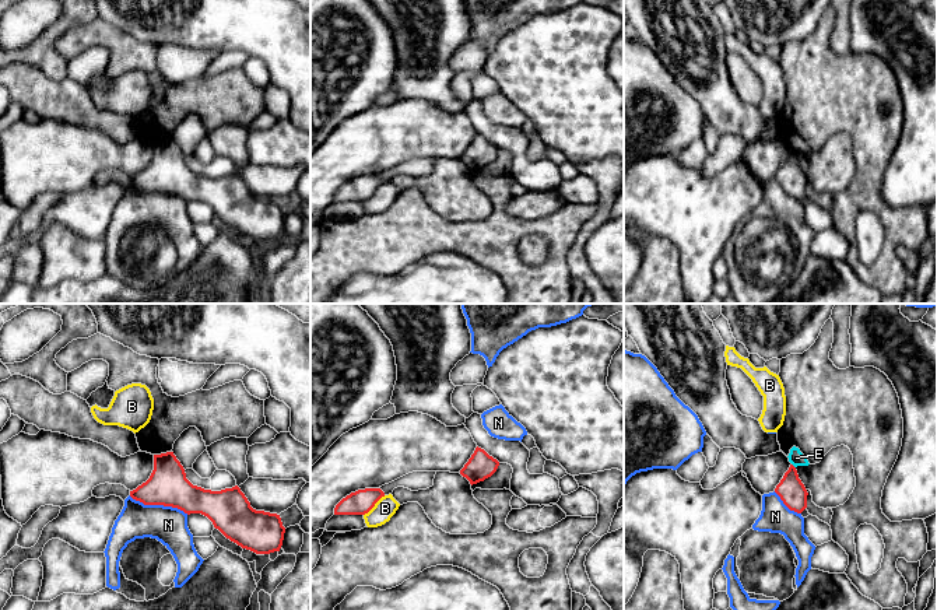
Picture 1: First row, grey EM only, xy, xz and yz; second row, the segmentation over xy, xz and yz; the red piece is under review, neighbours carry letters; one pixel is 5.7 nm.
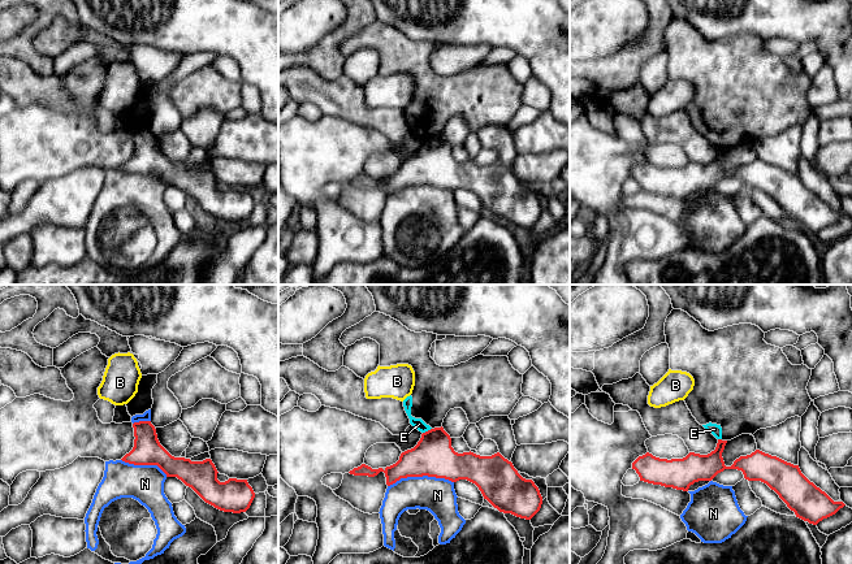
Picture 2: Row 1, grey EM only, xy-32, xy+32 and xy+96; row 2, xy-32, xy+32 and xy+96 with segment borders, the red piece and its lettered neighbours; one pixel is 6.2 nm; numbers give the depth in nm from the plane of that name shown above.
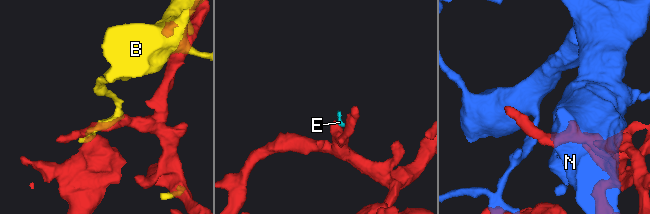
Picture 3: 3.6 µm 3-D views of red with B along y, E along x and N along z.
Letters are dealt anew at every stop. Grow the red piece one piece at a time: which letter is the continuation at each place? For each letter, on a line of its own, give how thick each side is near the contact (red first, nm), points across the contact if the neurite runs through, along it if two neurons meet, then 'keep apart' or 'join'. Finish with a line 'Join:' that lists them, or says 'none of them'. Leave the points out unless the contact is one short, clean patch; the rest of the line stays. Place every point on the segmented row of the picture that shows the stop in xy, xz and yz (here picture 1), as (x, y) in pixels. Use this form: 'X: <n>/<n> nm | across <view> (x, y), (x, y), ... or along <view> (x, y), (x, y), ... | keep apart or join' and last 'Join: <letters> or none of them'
B: 140/120 nm | along xz (385, 495), (364, 515) | keep apart
E: 160/90 nm | along yz (792, 463), (795, 467) | keep apart
N: 220/220 nm | keep apart
Join: none of them

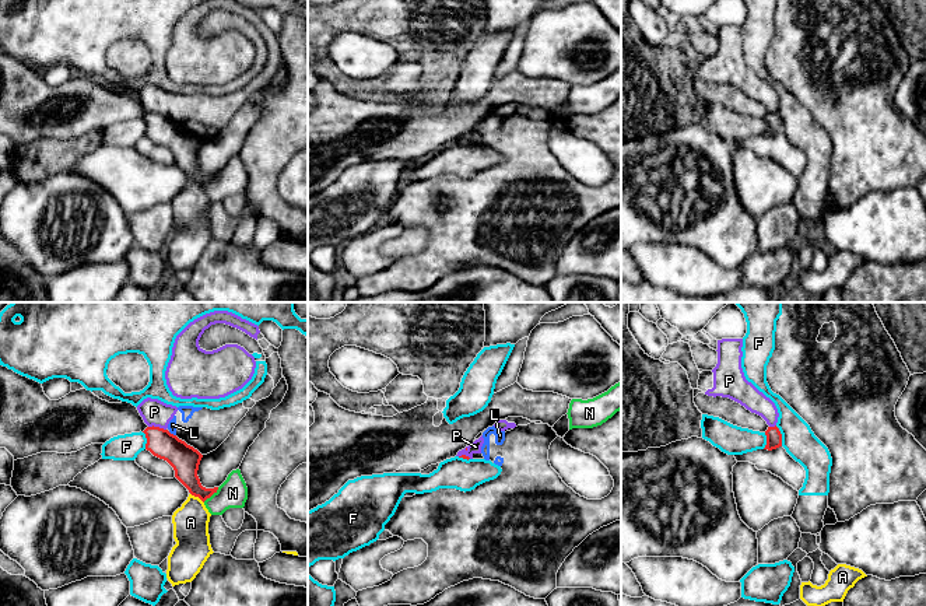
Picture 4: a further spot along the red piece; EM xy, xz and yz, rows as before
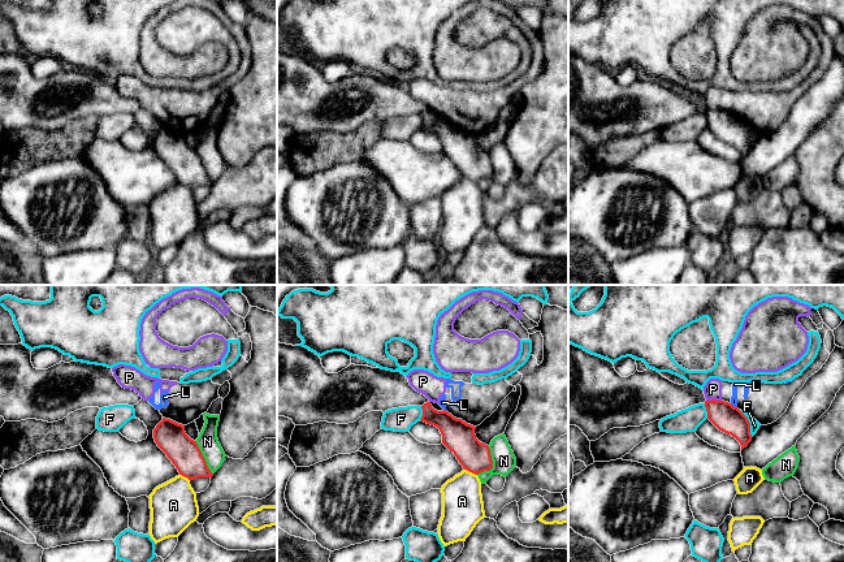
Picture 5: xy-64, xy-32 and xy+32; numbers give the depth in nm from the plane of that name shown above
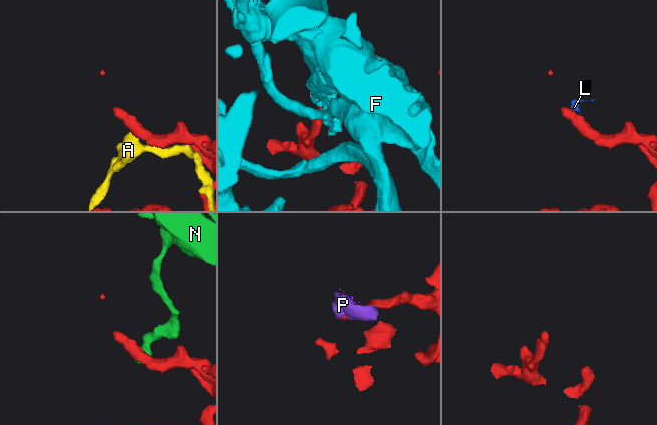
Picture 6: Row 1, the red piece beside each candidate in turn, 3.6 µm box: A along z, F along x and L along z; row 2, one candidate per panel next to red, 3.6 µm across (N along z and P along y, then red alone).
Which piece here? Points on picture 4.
A: 170/200 nm | keep apart
F: 100/190 nm | along yz (775, 426), (781, 434), (782, 445) | keep apart
L: 170/50 nm | along xy (168, 431), (175, 435) | keep apart
N: 160/170 nm | along xy (218, 487), (203, 501) | keep apart
P: 170/150 nm | keep apart
Join: none of them

